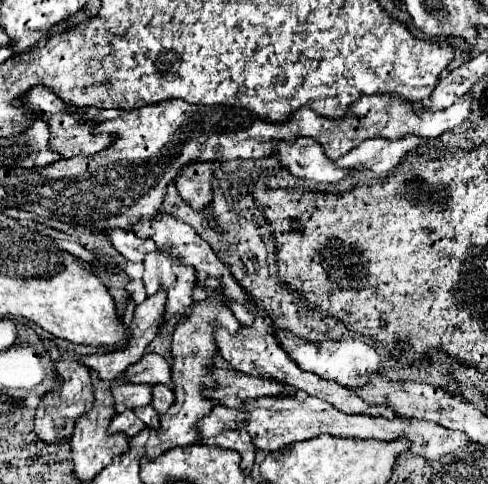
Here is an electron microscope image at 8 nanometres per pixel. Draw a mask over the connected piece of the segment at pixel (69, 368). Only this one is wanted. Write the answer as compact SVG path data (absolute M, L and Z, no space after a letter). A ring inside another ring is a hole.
M66 352L60 362L56 362L56 372L58 372L58 384L60 388L42 396L40 404L36 408L36 434L40 440L48 444L58 444L62 440L68 440L76 420L90 410L94 404L94 392L92 392L92 382L90 382L90 372L78 364L78 356L74 352Z

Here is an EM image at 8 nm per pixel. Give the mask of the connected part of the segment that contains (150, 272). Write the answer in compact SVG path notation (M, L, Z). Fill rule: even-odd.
M154 250L144 258L144 284L148 296L156 294L160 288L166 290L166 318L172 314L182 314L194 300L192 290L196 284L196 270L178 262L166 250Z

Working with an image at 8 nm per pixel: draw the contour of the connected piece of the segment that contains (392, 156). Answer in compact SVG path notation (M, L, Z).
M404 136L400 140L384 140L384 138L372 138L362 144L358 144L350 154L342 156L334 162L334 166L350 170L350 172L364 172L372 170L376 174L386 174L398 166L398 158L406 152L418 148L418 146L438 146L438 138L418 138L418 136Z

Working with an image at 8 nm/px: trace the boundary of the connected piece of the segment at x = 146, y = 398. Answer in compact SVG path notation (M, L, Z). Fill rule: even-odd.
M114 382L112 396L116 412L124 412L128 408L146 406L152 402L152 388L148 384L132 384L132 382Z

